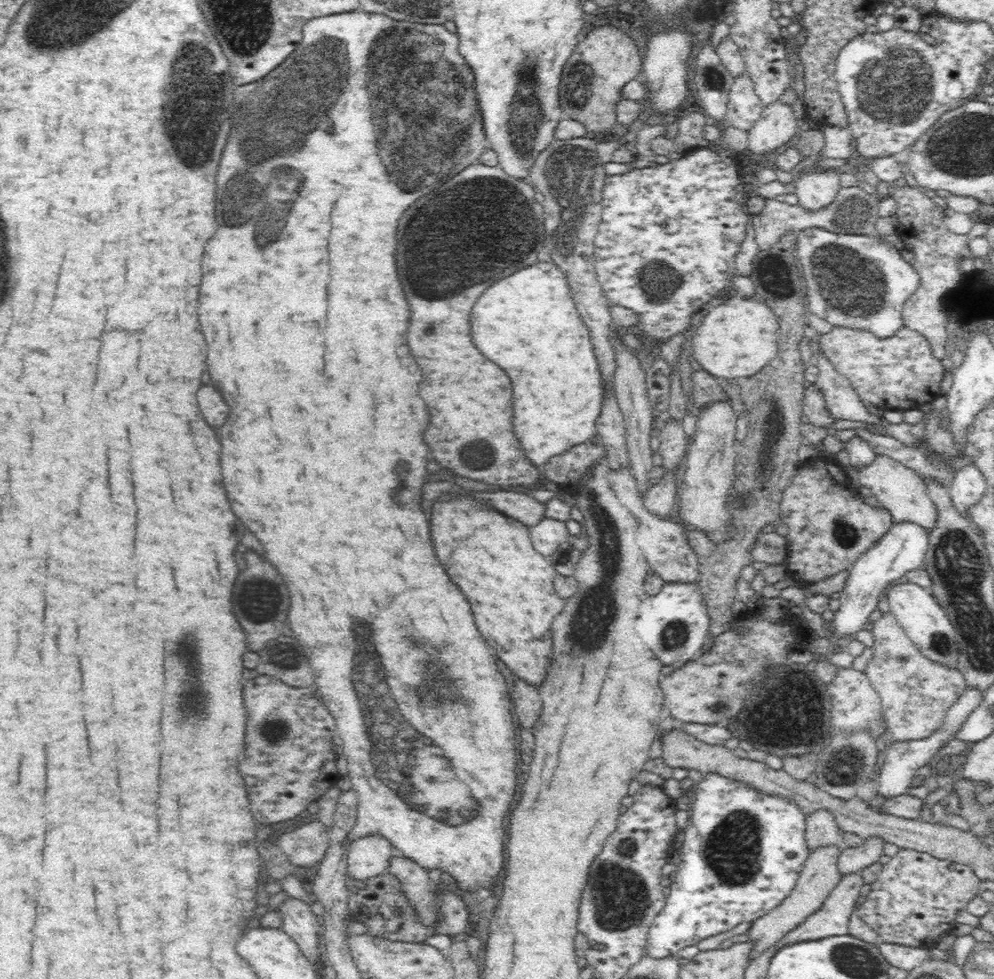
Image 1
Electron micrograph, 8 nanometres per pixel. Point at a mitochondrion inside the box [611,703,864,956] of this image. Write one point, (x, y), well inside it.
(732, 850)

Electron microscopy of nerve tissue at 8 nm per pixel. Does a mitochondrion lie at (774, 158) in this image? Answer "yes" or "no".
no

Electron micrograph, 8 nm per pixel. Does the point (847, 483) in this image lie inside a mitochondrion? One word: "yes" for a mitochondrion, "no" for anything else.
no

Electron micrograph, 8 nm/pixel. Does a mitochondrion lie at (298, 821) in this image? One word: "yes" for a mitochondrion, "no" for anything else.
no

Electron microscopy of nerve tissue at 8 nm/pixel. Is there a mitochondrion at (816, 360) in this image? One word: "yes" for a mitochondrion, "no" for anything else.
no

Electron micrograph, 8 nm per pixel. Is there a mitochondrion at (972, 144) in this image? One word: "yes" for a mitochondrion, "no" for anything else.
yes

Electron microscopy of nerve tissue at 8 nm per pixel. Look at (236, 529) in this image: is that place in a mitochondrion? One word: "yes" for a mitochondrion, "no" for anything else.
no

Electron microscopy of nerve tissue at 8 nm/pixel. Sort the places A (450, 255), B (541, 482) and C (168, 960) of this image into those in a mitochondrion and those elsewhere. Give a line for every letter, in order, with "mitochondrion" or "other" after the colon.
A: mitochondrion
B: other
C: other

